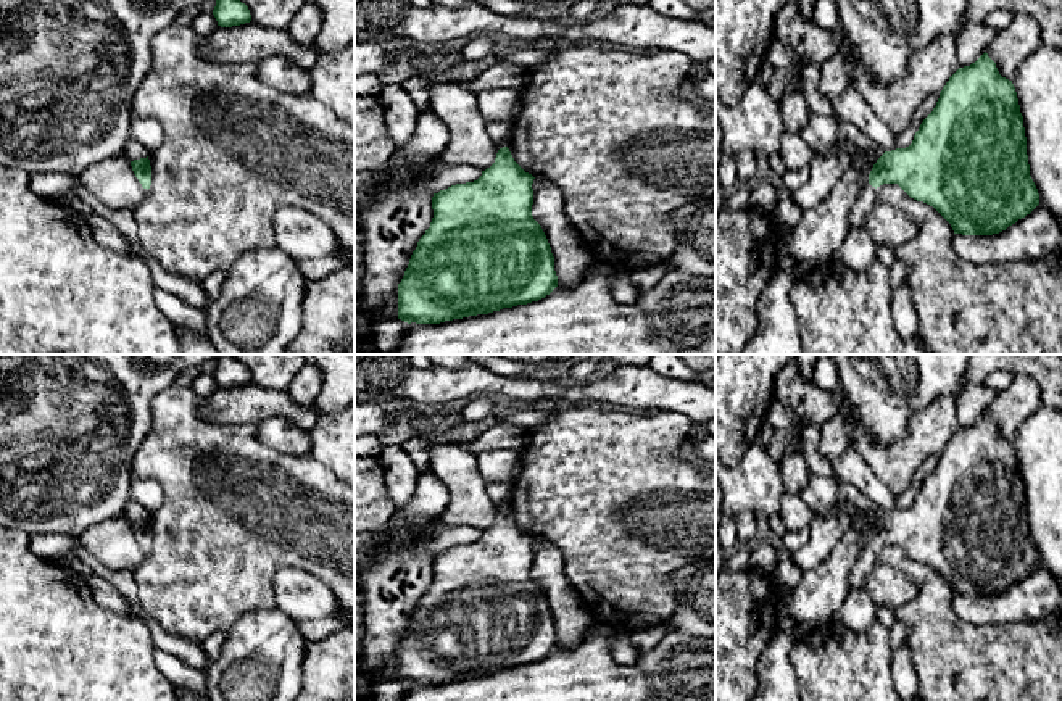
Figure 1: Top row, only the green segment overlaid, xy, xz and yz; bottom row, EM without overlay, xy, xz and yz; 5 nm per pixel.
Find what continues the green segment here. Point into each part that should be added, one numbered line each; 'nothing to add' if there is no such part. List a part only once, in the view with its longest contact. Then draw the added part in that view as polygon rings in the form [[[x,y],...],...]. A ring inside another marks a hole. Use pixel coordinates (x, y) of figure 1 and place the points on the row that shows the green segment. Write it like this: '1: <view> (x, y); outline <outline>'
1: yz (859, 213); outline [[[870,184],[859,193],[856,205],[851,209],[849,230],[865,226],[870,209],[875,205],[875,195],[877,189]]]

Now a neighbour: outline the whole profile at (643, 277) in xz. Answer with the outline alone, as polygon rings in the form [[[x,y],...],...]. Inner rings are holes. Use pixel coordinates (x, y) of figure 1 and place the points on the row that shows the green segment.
[[[666,264],[640,266],[630,271],[633,285],[640,292],[653,288],[670,269]]]

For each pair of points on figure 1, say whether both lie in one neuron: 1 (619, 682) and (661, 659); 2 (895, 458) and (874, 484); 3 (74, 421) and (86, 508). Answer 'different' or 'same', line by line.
1: different
2: different
3: same

